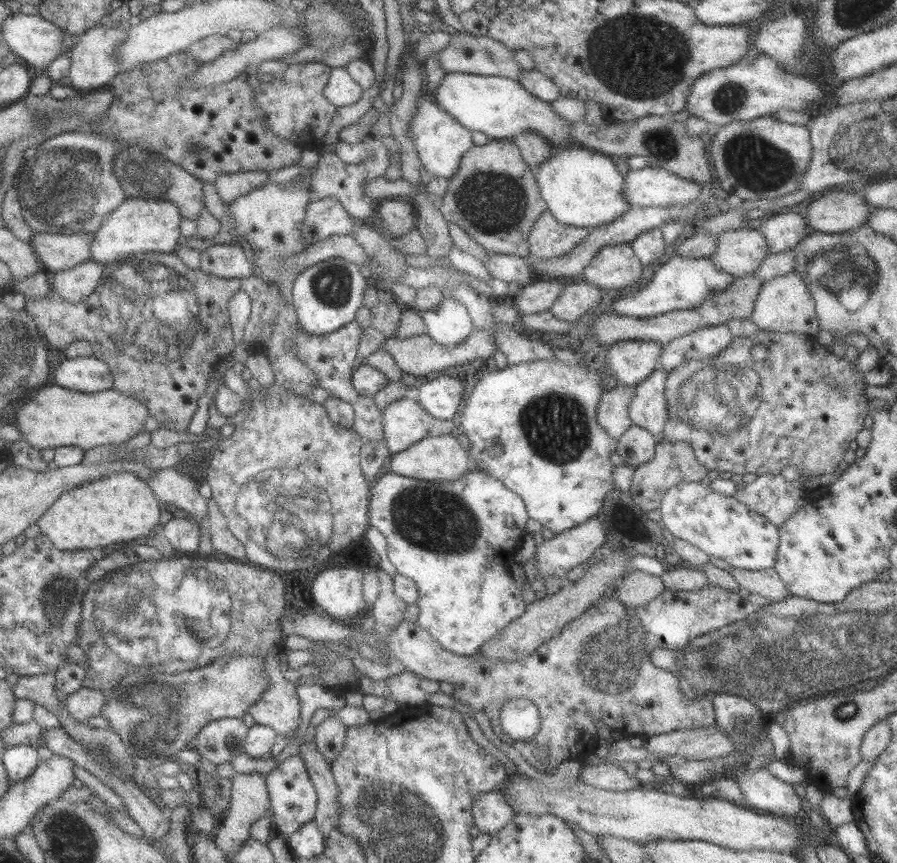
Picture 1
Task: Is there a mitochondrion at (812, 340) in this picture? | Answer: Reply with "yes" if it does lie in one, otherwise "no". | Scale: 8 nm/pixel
no

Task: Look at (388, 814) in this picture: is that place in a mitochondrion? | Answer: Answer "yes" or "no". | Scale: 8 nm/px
yes

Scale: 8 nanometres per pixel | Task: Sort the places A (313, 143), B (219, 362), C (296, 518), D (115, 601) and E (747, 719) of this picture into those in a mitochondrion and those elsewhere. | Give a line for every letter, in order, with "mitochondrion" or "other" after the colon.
A: other
B: other
C: mitochondrion
D: mitochondrion
E: mitochondrion

